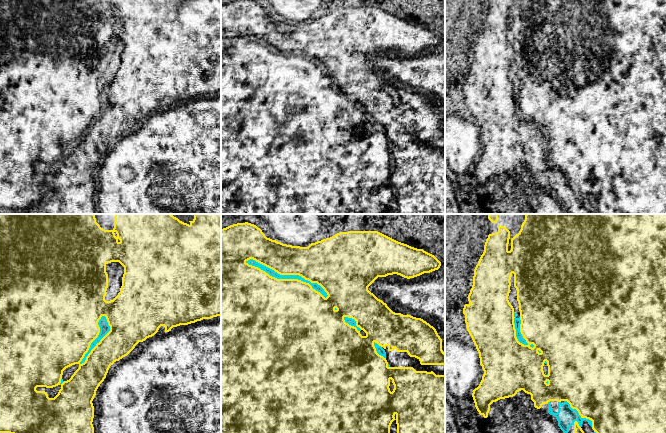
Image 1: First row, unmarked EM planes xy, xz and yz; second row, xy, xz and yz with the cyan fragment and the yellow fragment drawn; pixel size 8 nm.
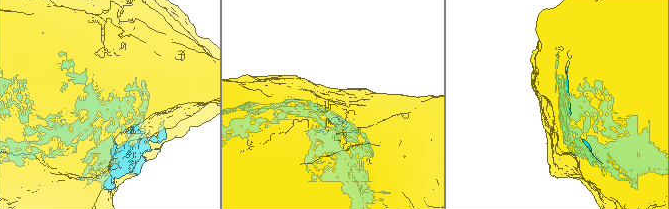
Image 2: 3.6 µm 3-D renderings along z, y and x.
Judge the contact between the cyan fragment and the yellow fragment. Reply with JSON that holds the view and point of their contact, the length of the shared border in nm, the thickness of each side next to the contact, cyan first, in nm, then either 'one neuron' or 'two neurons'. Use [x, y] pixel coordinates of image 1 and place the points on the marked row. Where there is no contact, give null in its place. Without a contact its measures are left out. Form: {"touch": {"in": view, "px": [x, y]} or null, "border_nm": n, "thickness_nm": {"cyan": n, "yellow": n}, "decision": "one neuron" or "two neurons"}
{"touch": {"in": "xz", "px": [287, 278]}, "border_nm": 700, "thickness_nm": {"cyan": 50, "yellow": 500}, "decision": "one neuron"}

